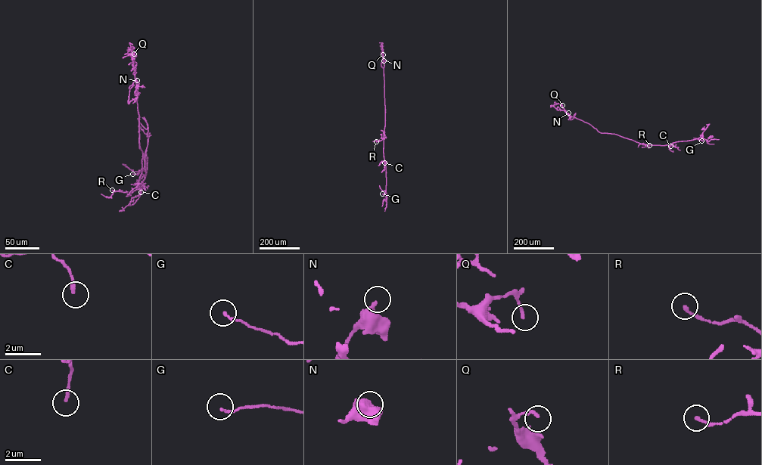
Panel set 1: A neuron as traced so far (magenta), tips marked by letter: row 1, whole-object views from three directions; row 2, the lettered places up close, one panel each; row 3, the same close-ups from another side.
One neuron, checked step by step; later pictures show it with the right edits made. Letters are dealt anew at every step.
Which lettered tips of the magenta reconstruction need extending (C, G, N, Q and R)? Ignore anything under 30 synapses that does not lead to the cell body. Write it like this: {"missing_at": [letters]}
{"missing_at": []}

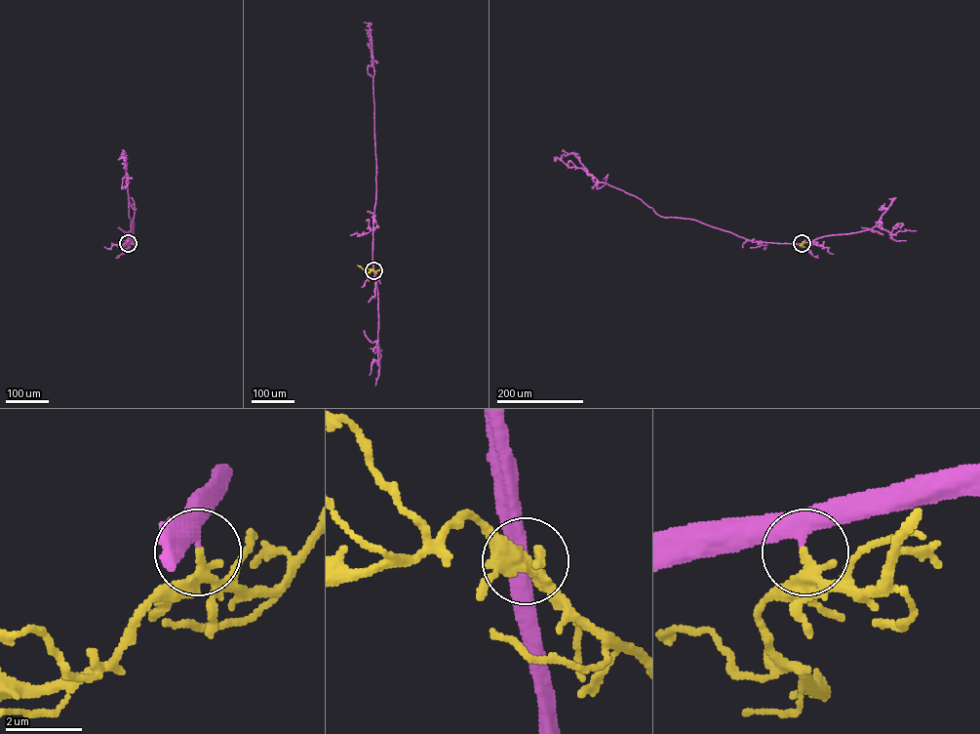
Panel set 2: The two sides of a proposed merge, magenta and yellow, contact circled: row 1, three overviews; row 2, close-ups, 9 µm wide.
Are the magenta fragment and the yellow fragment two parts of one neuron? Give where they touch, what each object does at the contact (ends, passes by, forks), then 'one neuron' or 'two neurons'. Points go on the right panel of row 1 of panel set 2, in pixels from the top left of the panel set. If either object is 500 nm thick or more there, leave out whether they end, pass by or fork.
at (802, 243); magenta passes by; yellow passes by; one neuron

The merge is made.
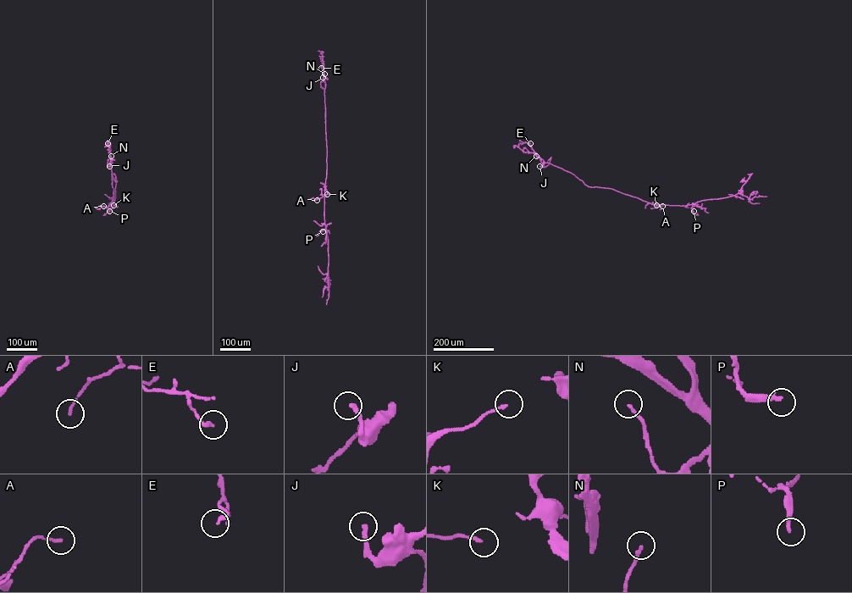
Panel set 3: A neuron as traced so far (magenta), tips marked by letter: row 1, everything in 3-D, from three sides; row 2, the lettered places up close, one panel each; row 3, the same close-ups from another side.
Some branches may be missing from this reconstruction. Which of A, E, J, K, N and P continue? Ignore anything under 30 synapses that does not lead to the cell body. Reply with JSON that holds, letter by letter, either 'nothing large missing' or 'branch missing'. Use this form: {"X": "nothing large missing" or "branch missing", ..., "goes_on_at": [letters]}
{"A": "nothing large missing", "E": "nothing large missing", "J": "branch missing", "K": "branch missing", "N": "nothing large missing", "P": "nothing large missing", "goes_on_at": ["J", "K"]}

